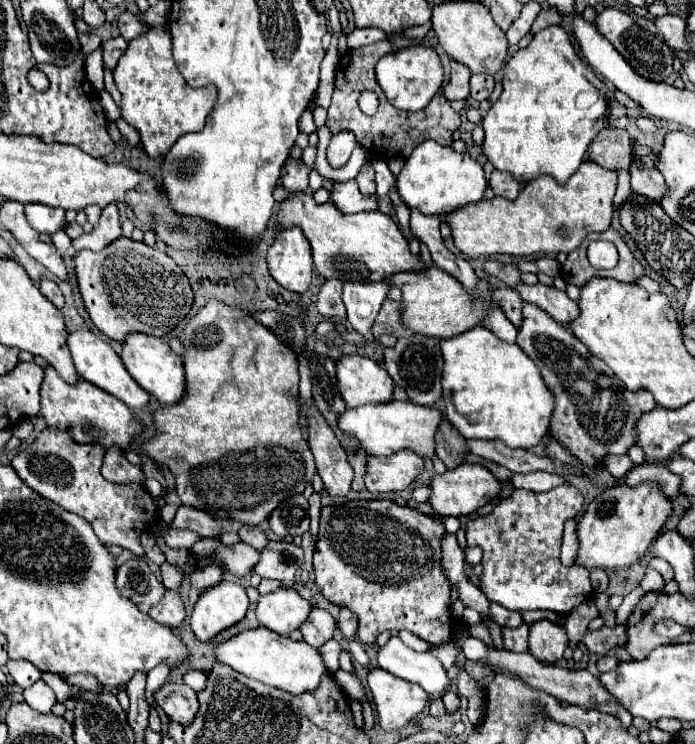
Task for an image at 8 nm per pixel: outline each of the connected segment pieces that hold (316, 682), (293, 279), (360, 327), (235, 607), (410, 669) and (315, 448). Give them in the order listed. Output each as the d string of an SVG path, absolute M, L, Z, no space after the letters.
M254 628L240 632L238 636L220 644L216 648L216 656L222 664L228 664L230 668L244 672L244 676L276 686L290 694L312 692L320 686L320 680L324 676L332 676L332 672L326 668L326 662L316 648L312 648L304 640L294 642L292 638L280 636L268 628Z
M300 228L278 232L268 248L268 268L274 280L290 292L304 294L312 280L312 256Z
M386 280L376 282L376 284L344 282L342 298L346 304L348 322L358 334L362 334L370 342L378 342L378 338L374 338L370 328L374 324L374 318L378 316L378 310L388 294L388 289Z
M222 580L218 586L206 590L192 612L190 624L200 642L212 640L226 628L236 626L248 612L246 590L236 582Z
M392 636L388 644L378 650L378 664L394 676L418 682L428 694L444 694L452 684L452 678L434 654L416 652L398 636Z
M310 406L308 418L308 442L316 460L318 474L324 482L324 490L330 496L346 496L354 478L354 470L346 460L346 452L314 406Z

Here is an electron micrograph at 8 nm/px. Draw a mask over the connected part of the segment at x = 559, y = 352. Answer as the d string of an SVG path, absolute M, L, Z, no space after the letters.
M524 304L524 320L518 328L516 344L536 362L544 382L556 396L556 410L552 416L550 434L558 444L568 448L576 460L596 468L608 454L626 454L636 444L636 420L656 408L648 390L628 392L624 382L596 356L584 348L576 336L556 320L552 320L536 304Z

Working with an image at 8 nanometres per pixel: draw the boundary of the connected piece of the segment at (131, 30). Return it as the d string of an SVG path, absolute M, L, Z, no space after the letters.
M124 12L120 18L118 18L118 30L120 34L126 38L126 40L134 40L136 36L144 34L148 30L148 24L144 20L140 20L136 14L132 12Z

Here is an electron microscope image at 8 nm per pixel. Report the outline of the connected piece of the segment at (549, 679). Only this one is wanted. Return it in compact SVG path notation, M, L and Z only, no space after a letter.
M468 638L464 654L468 660L486 660L490 662L496 672L510 672L512 676L520 676L524 682L528 682L536 690L544 690L552 694L558 700L568 700L570 704L584 706L584 708L596 708L598 710L598 694L608 694L604 692L604 686L600 686L600 680L592 676L588 670L566 670L560 666L548 666L538 662L532 654L516 654L510 650L496 650L496 648L486 648L486 644L478 638Z

